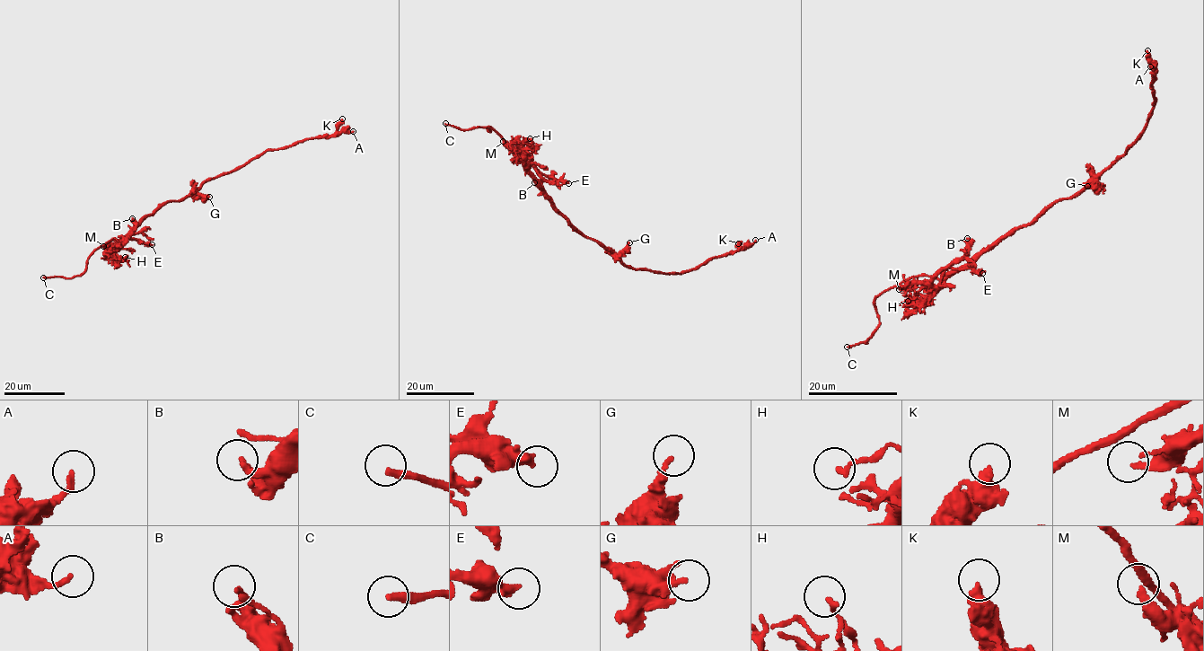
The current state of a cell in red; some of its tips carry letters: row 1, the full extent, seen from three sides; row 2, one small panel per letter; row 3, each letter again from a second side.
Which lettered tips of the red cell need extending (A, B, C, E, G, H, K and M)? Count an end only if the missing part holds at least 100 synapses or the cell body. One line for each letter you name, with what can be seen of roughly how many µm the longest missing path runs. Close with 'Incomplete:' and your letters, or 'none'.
C: missing 20 µm
Incomplete: C

